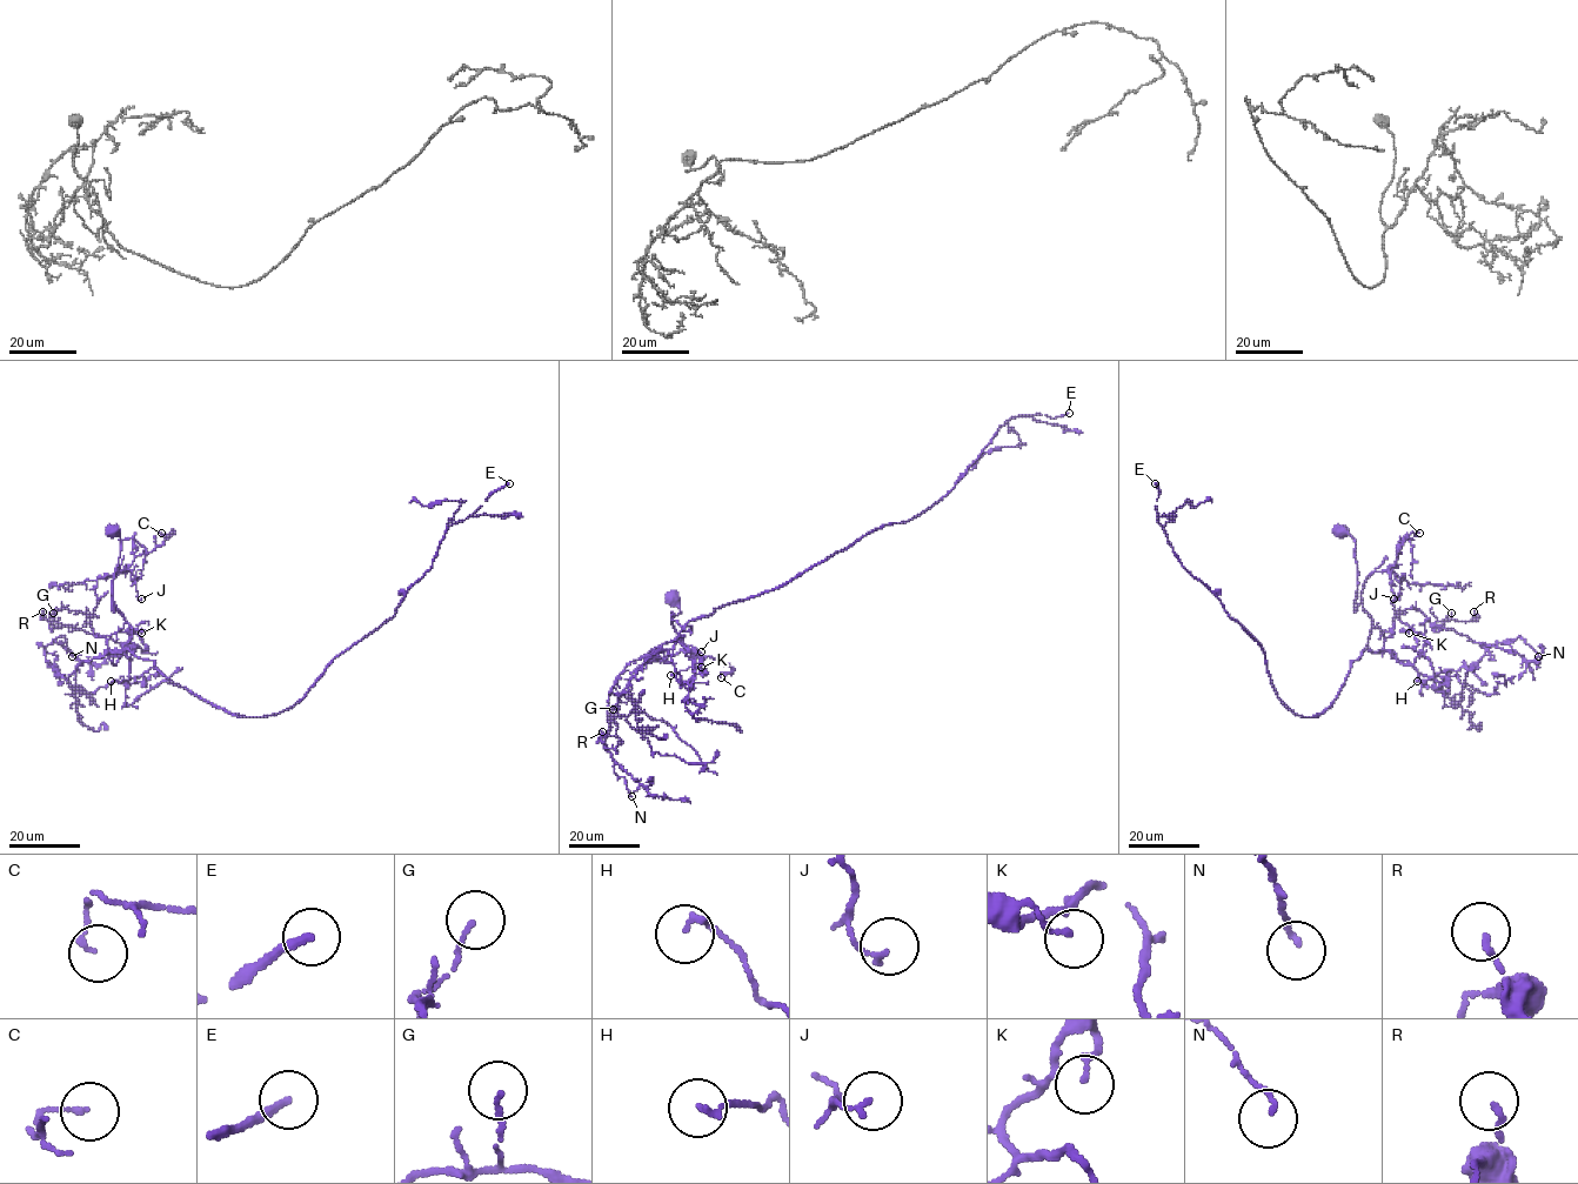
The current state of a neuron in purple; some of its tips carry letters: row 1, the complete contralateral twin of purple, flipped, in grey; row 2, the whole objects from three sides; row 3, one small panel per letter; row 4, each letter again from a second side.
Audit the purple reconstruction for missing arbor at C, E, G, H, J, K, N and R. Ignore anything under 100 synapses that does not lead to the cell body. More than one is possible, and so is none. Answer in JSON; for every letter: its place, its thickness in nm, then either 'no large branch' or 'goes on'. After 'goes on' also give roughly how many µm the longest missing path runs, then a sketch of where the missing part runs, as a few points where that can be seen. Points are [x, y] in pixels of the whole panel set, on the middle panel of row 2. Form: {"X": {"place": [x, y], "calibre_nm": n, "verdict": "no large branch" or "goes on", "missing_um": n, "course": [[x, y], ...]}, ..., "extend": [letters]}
{"C": {"place": [721, 677], "calibre_nm": 110, "verdict": "no large branch"}, "E": {"place": [1069, 413], "calibre_nm": 220, "verdict": "goes on", "missing_um": 80}, "G": {"place": [613, 709], "calibre_nm": 110, "verdict": "no large branch"}, "H": {"place": [670, 675], "calibre_nm": 140, "verdict": "no large branch"}, "J": {"place": [701, 651], "calibre_nm": 130, "verdict": "no large branch"}, "K": {"place": [701, 667], "calibre_nm": 130, "verdict": "no large branch"}, "N": {"place": [632, 796], "calibre_nm": 110, "verdict": "no large branch"}, "R": {"place": [602, 731], "calibre_nm": 130, "verdict": "no large branch"}, "extend": ["E"]}

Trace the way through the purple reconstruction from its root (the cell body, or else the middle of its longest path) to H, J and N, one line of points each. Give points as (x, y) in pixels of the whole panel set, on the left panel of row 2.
H: (111, 532), (121, 542), (112, 611), (112, 602), (132, 629), (112, 662), (127, 656), (129, 677), (111, 681)
J: (111, 532), (121, 542), (112, 611), (116, 572), (131, 572), (141, 599)
N: (111, 532), (121, 542), (112, 611), (112, 602), (132, 636), (68, 680), (45, 647), (62, 636), (72, 656)

